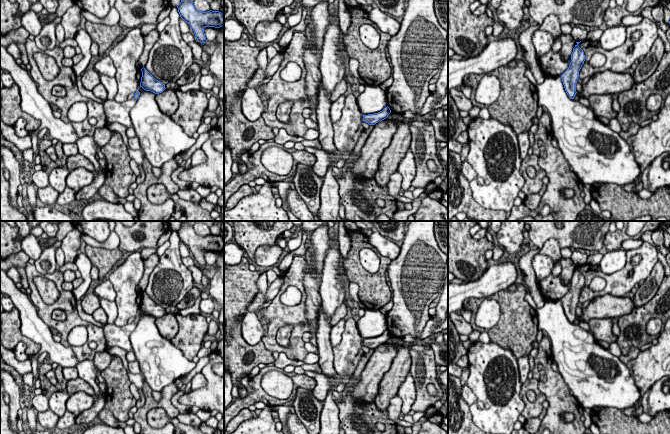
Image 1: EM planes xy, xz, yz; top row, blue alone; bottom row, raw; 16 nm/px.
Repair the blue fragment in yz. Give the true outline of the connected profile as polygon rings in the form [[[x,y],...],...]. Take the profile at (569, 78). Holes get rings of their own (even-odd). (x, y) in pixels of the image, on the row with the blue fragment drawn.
[[[580,42],[573,48],[571,54],[571,62],[568,69],[561,75],[562,82],[565,88],[565,91],[570,99],[574,99],[576,95],[576,83],[579,78],[579,71],[584,64],[585,55],[583,50],[578,46]]]

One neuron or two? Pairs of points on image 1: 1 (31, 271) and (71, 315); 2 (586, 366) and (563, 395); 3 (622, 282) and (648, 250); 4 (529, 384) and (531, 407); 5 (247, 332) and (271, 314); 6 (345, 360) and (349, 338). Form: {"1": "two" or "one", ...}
{"1": "one", "2": "two", "3": "one", "4": "one", "5": "two", "6": "one"}

